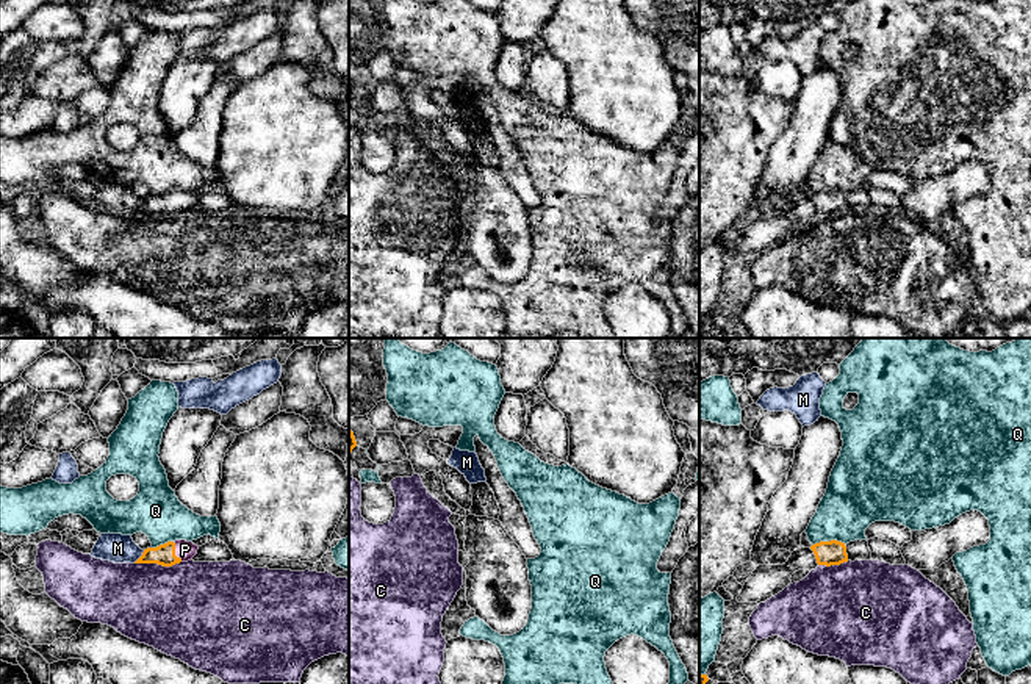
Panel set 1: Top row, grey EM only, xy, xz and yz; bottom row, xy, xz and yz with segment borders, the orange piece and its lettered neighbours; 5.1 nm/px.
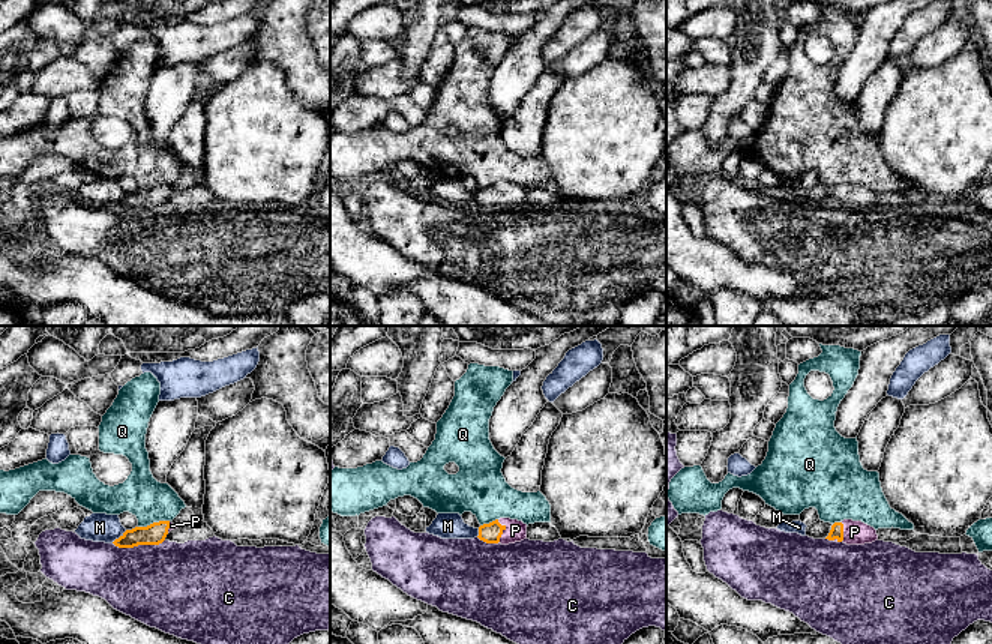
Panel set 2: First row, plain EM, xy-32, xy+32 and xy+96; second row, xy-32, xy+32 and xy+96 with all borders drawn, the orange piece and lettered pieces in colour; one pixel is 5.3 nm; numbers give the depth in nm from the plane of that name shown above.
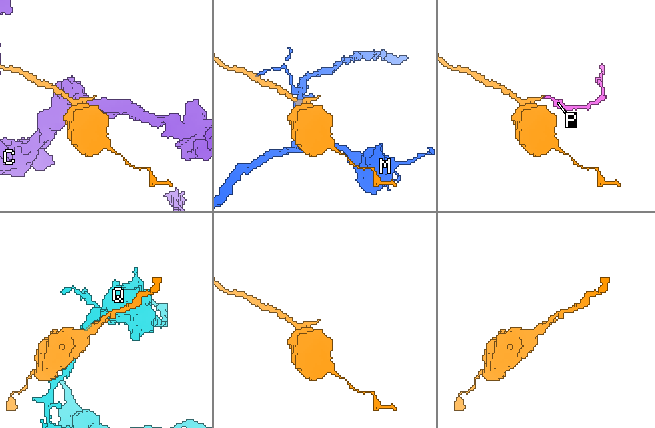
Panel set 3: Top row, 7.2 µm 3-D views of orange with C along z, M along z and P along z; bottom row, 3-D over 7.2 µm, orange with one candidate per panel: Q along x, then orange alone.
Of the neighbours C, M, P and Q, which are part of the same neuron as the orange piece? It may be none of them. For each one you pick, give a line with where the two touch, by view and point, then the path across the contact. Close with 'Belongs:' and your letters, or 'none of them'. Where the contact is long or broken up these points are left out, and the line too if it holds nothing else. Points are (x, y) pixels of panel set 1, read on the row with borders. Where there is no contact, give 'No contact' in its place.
P: Touches orange at xy (174, 551). Path across: xy (165, 554), (174, 551), (185, 550)
Belongs: P

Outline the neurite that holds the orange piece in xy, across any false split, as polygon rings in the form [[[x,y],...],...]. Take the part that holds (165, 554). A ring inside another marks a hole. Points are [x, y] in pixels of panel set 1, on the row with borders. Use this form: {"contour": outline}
{"contour": [[[175,540],[160,545],[156,548],[144,549],[142,556],[135,563],[158,563],[163,567],[172,567],[180,562],[192,560],[199,546],[192,542]]]}

